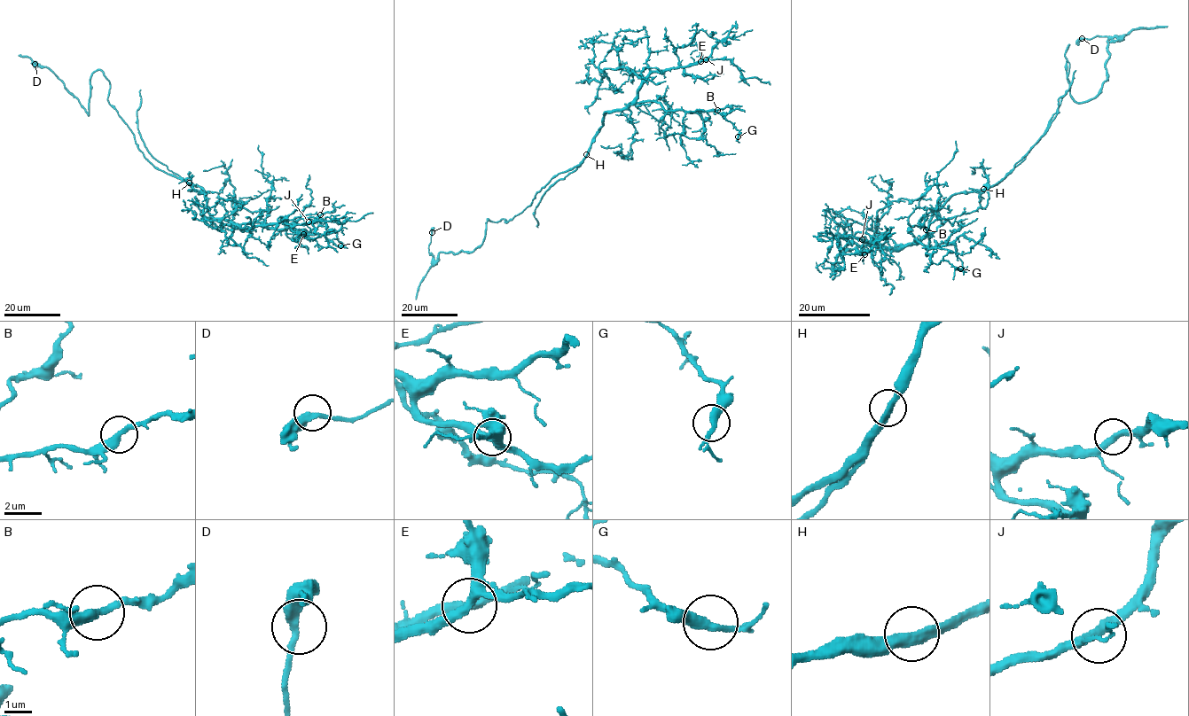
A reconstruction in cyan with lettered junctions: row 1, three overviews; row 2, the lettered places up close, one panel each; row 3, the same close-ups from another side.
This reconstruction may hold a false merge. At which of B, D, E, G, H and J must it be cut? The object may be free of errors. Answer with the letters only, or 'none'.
none

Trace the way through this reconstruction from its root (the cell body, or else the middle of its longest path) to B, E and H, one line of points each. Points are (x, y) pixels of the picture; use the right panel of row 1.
B: (1013, 169), (989, 187), (955, 193), (934, 213), (928, 231), (919, 241), (915, 240), (926, 248), (926, 229)
E: (1013, 169), (989, 187), (955, 193), (916, 242), (882, 248), (872, 240), (864, 254)
H: (1013, 169), (996, 184), (983, 189)

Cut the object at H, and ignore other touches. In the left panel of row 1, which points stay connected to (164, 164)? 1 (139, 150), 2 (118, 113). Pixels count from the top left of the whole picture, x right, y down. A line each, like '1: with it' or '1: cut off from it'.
1: cut off from it
2: cut off from it

